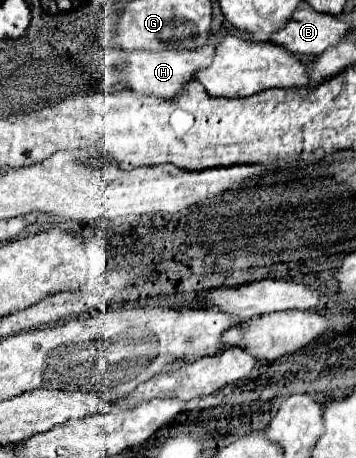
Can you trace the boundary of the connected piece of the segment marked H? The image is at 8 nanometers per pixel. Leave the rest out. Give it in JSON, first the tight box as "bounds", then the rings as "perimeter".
{"bounds":[97,42,215,96],"perimeter":[[[213,42],[195,48],[195,50],[161,50],[161,52],[149,52],[149,50],[113,50],[105,52],[105,56],[99,60],[97,70],[109,86],[121,86],[139,94],[153,94],[153,96],[175,96],[175,92],[183,92],[183,84],[193,78],[195,68],[203,68],[211,64],[211,52],[215,52]]]}

